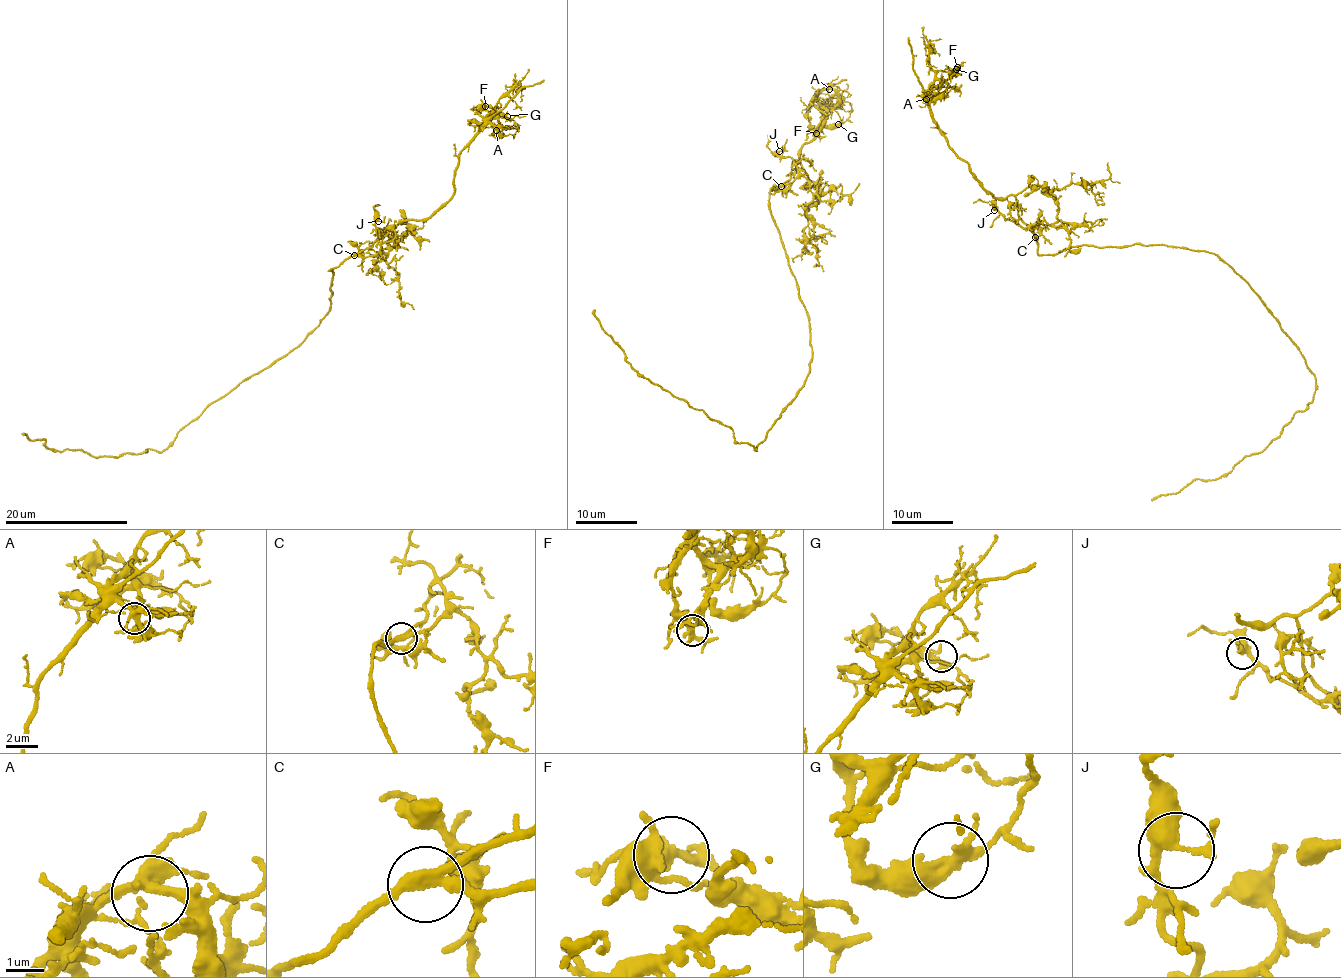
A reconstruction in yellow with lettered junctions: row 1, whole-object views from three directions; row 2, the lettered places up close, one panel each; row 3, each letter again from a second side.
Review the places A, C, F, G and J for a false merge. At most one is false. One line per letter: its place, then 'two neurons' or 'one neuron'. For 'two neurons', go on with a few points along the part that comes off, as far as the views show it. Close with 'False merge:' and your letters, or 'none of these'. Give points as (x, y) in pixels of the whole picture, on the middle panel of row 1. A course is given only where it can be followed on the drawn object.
A: at (829, 89); one neuron
C: at (781, 186); two neurons; foreign part runs (781, 186), (807, 179), (812, 195), (805, 204), (813, 206), (805, 210), (804, 234), (814, 245), (816, 266)
F: at (816, 133); one neuron
G: at (838, 124); one neuron
J: at (779, 151); one neuron
False merge: C

